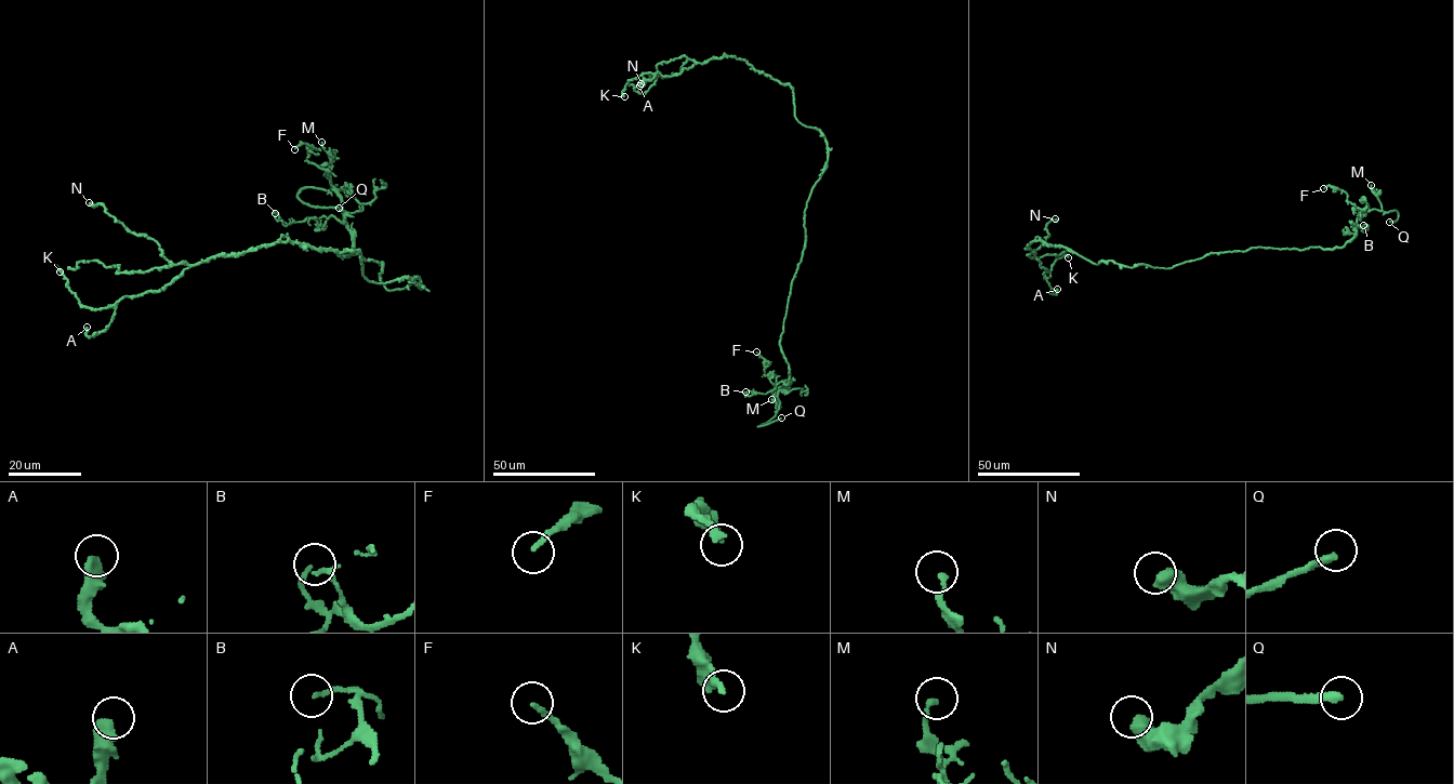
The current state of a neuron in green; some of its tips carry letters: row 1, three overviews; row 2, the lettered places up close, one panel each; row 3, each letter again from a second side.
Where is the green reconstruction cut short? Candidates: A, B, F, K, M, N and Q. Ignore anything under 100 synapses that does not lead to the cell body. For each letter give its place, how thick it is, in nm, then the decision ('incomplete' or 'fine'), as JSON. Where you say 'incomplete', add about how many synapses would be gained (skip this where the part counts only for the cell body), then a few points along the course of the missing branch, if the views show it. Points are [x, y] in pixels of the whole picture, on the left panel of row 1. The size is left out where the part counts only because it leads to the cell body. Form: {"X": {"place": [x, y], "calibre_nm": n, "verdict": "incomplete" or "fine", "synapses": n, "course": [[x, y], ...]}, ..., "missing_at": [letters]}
{"A": {"place": [87, 327], "calibre_nm": 500, "verdict": "fine"}, "B": {"place": [275, 213], "calibre_nm": 160, "verdict": "fine"}, "F": {"place": [294, 149], "calibre_nm": 150, "verdict": "fine"}, "K": {"place": [60, 271], "calibre_nm": 260, "verdict": "fine"}, "M": {"place": [321, 142], "calibre_nm": 190, "verdict": "fine"}, "N": {"place": [89, 202], "calibre_nm": 500, "verdict": "fine"}, "Q": {"place": [339, 208], "calibre_nm": 280, "verdict": "incomplete"}, "missing_at": ["Q"]}

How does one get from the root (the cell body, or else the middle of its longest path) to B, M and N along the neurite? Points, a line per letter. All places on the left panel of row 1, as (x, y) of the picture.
B: (408, 286), (390, 290), (380, 262), (340, 255), (352, 253), (353, 233), (333, 216), (287, 224), (275, 213)
M: (408, 286), (390, 290), (380, 262), (336, 253), (352, 253), (353, 233), (321, 142)
N: (408, 286), (422, 289), (417, 277), (369, 281), (358, 252), (289, 241), (172, 264), (151, 238), (89, 202)

